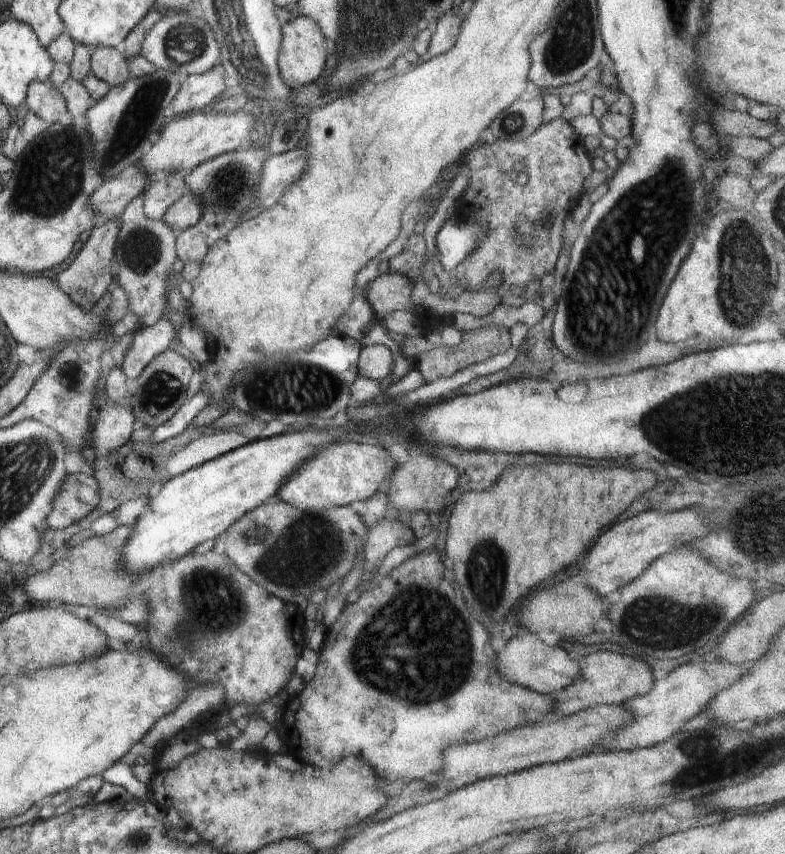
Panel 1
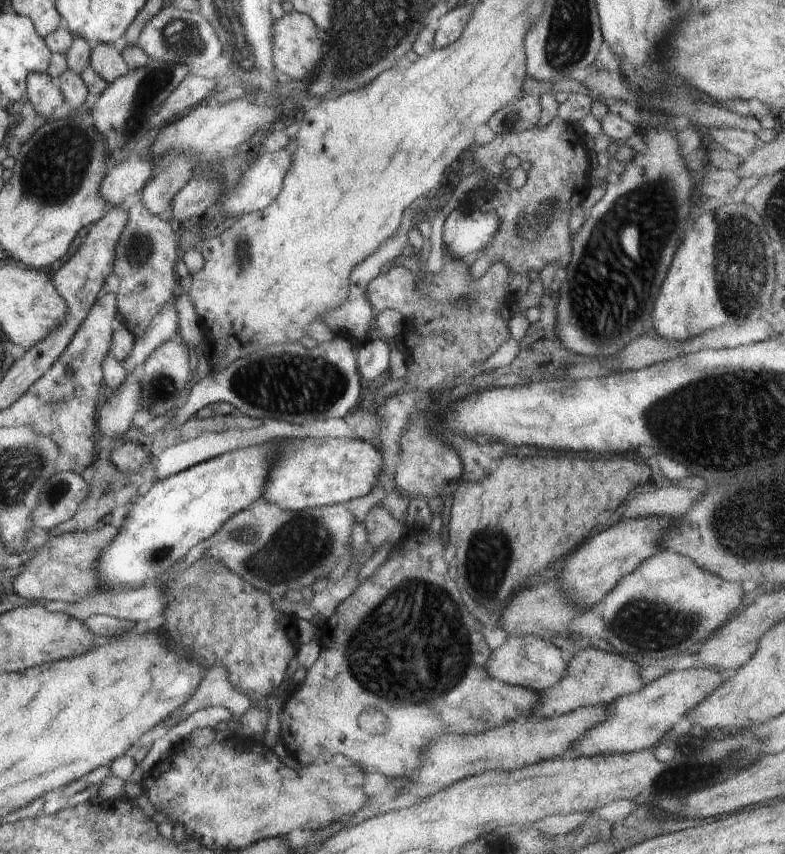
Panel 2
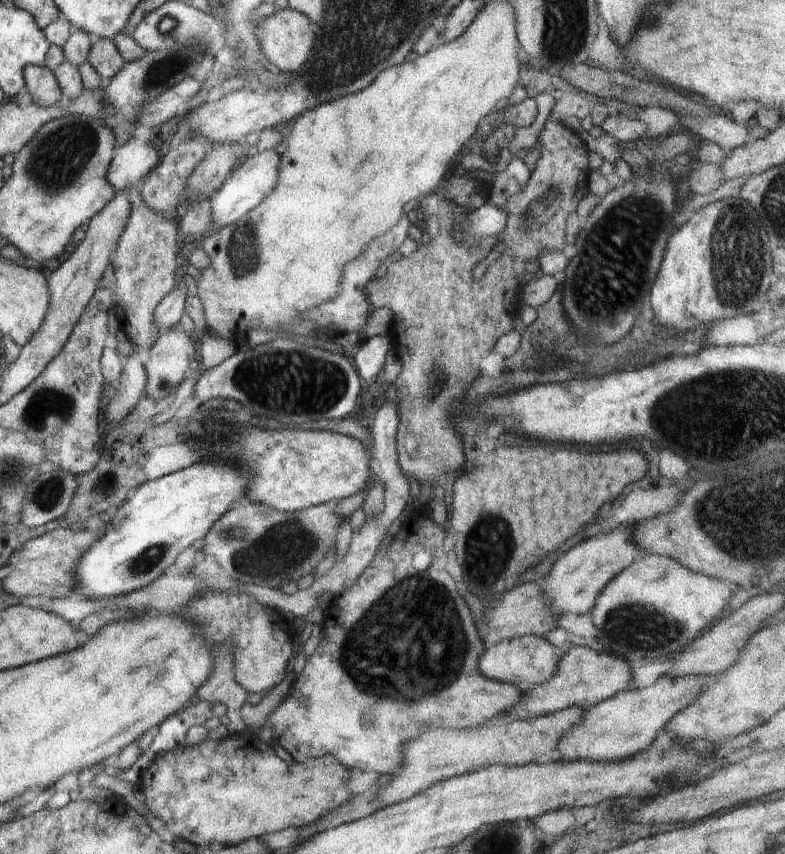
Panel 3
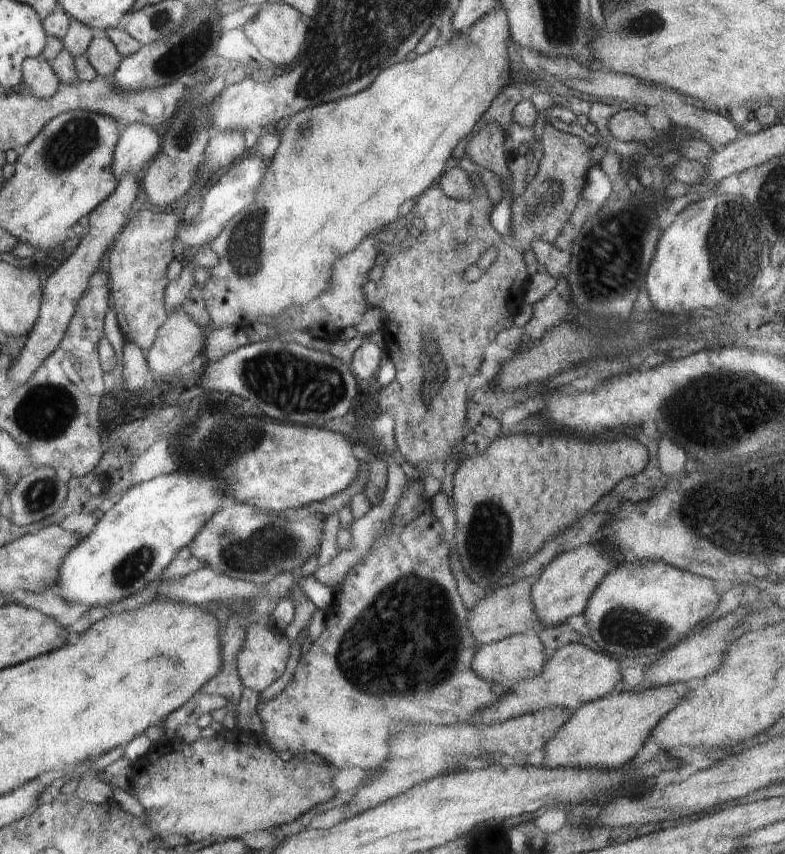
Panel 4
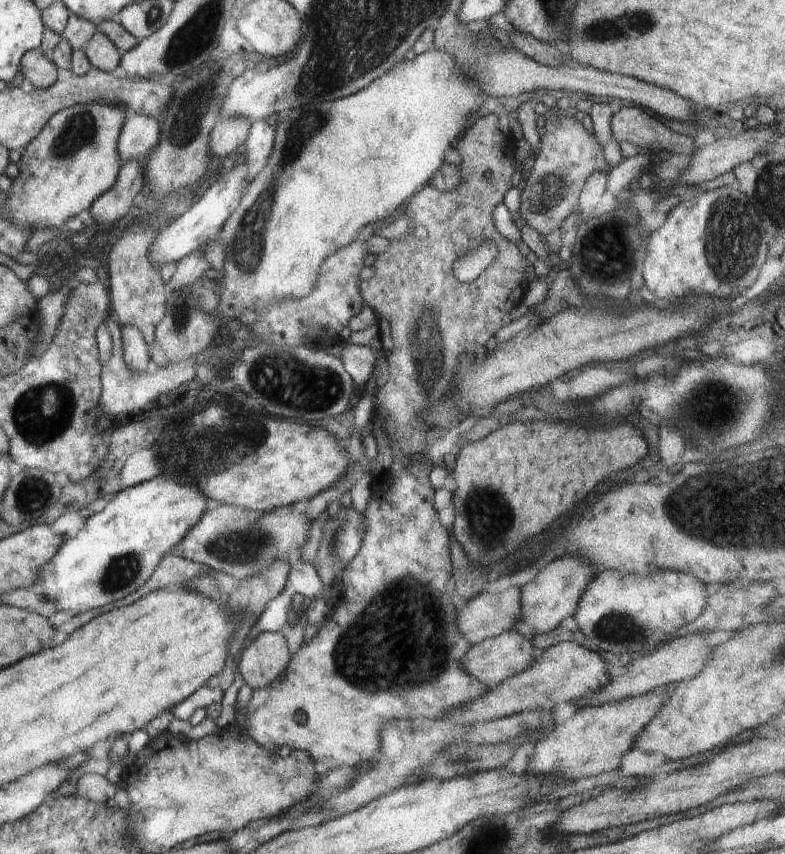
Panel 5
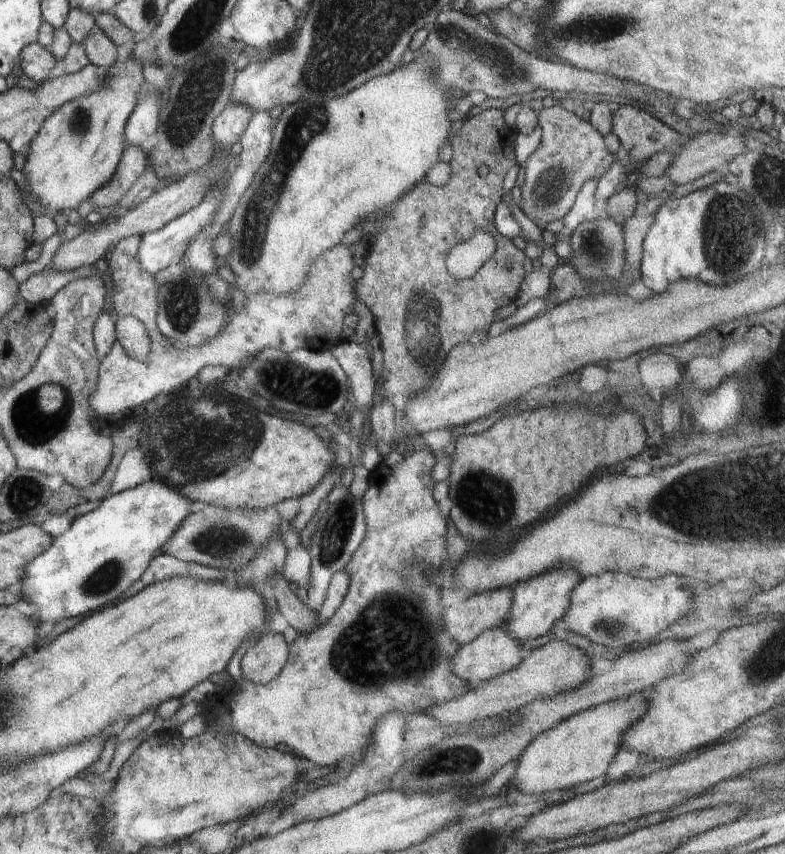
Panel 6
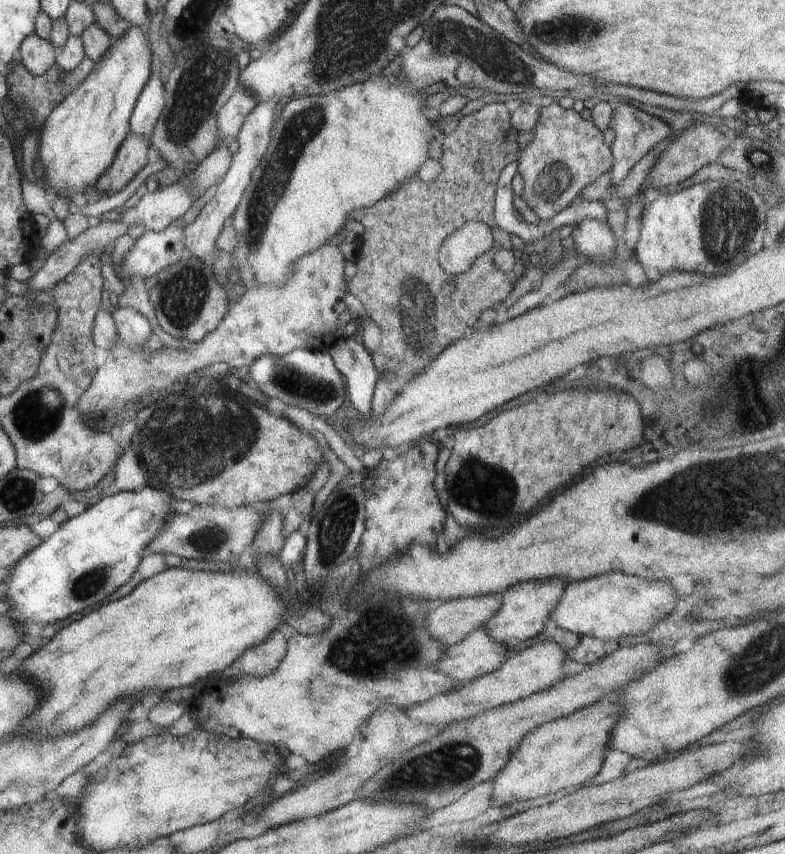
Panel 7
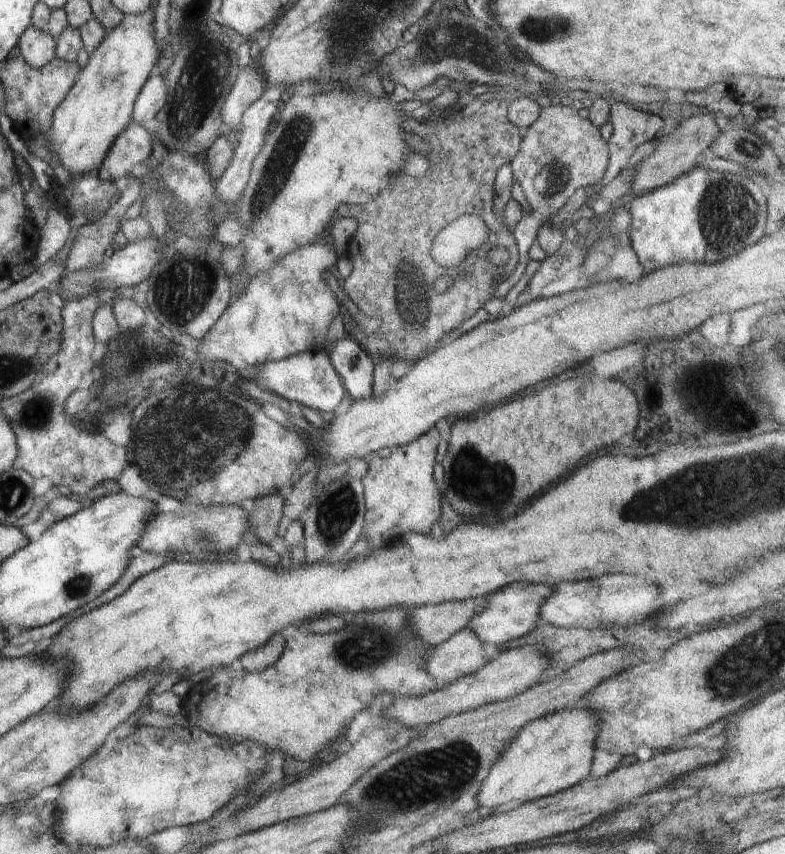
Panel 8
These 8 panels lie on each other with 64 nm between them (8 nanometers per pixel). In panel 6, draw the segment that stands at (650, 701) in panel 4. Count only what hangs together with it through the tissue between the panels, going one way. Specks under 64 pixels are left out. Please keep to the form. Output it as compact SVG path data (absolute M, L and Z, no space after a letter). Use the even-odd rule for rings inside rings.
M636 694L590 707L540 733L516 760L519 762L516 774L506 788L536 794L574 787L604 776L621 749L625 733L647 713L646 697L645 694Z

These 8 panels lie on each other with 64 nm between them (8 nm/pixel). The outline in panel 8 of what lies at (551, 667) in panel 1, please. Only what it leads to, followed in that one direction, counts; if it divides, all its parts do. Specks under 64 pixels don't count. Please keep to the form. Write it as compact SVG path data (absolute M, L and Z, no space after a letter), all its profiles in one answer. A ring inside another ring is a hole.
M470 628L457 632L445 643L432 648L431 656L427 659L427 671L439 687L477 673L492 660L491 654L494 652Z

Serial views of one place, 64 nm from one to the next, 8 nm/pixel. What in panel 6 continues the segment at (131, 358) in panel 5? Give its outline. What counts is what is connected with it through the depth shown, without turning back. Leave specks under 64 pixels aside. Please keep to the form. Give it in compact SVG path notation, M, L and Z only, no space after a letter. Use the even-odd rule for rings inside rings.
M135 316L119 317L115 322L115 335L124 350L136 360L144 361L155 348L146 327Z

